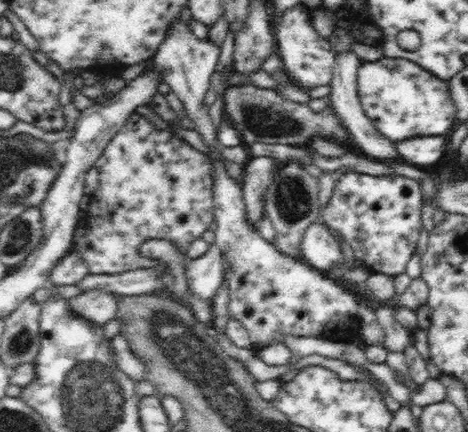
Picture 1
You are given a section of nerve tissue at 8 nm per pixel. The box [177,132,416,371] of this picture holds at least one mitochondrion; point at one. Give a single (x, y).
(292, 201)

